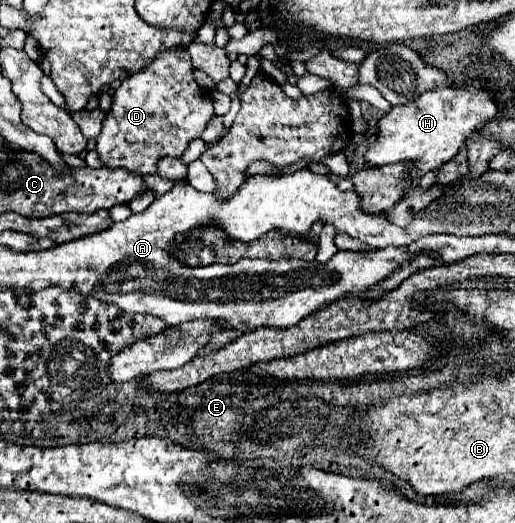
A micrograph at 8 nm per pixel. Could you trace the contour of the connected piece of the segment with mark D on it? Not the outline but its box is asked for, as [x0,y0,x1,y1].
[96,50,212,174]

